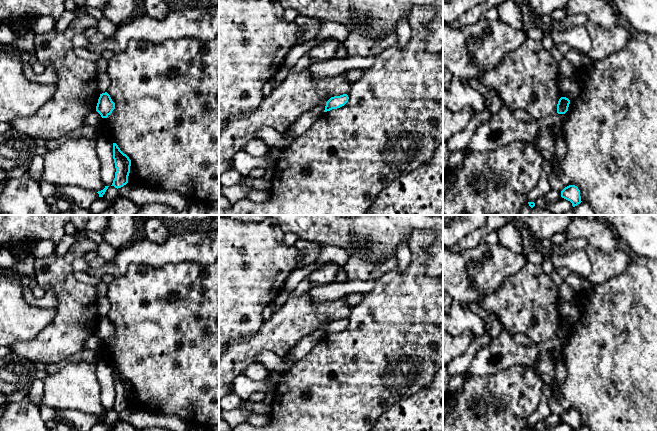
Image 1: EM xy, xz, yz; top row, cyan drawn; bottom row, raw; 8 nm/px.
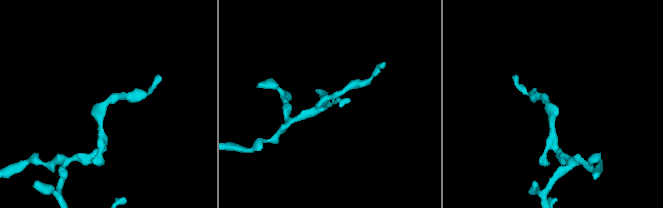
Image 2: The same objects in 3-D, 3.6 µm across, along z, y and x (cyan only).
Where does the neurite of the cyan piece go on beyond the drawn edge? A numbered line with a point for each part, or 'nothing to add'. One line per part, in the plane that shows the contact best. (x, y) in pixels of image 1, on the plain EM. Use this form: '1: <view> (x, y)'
nothing to add

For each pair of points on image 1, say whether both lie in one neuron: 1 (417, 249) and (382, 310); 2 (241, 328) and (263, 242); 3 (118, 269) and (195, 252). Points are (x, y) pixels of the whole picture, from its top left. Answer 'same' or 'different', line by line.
1: same
2: same
3: same

